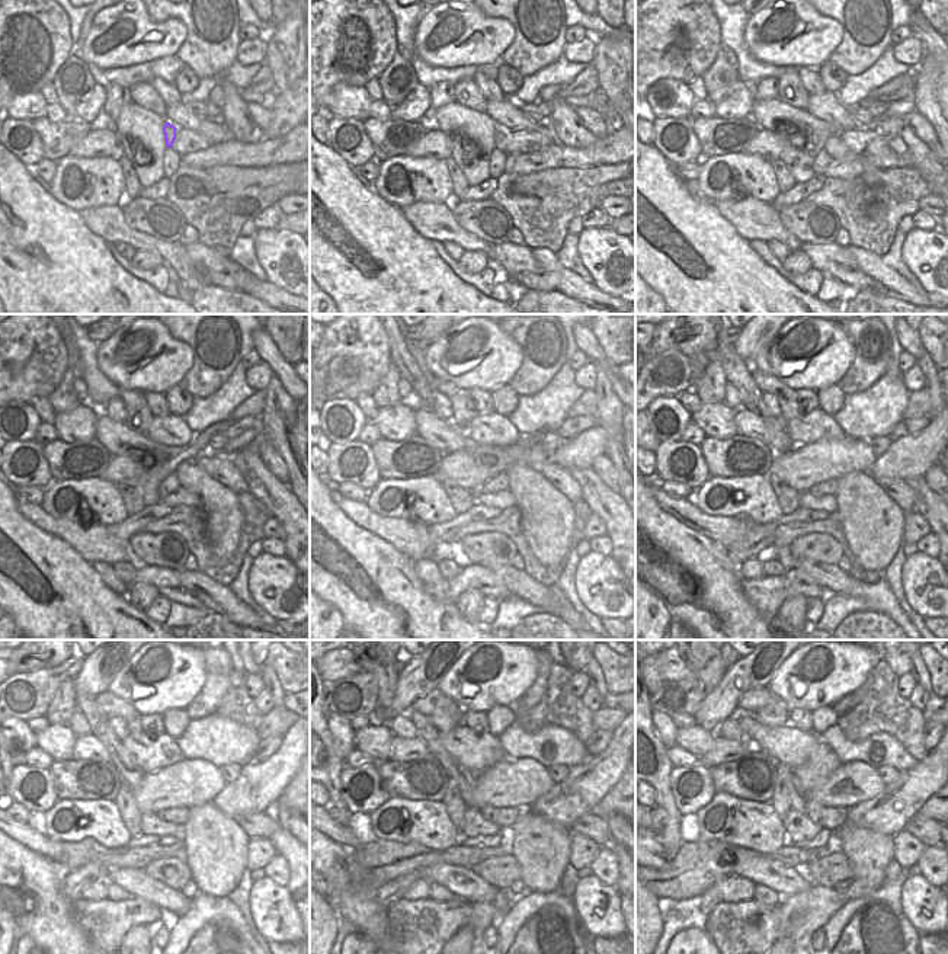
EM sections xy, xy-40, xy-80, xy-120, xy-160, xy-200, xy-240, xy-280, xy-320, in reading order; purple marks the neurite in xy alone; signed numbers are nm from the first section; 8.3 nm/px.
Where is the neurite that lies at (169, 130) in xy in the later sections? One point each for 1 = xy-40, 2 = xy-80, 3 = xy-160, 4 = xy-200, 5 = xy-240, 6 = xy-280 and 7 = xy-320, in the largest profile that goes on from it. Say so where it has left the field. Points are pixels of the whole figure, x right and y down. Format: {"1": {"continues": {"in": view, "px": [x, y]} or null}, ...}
{"1": {"continues": {"in": "xy-40", "px": [500, 137]}}, "2": {"continues": {"in": "xy-80", "px": [835, 147]}}, "3": {"continues": {"in": "xy-160", "px": [547, 518]}}, "4": {"continues": {"in": "xy-200", "px": [873, 522]}}, "5": {"continues": {"in": "xy-240", "px": [217, 847]}}, "6": {"continues": {"in": "xy-280", "px": [543, 850]}}, "7": {"continues": {"in": "xy-320", "px": [870, 852]}}}

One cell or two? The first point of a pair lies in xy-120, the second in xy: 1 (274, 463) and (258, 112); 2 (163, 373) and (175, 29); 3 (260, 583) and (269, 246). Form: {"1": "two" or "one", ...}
{"1": "one", "2": "one", "3": "one"}

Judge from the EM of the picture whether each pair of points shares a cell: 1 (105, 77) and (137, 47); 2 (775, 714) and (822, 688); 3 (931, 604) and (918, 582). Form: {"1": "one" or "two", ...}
{"1": "two", "2": "two", "3": "one"}

